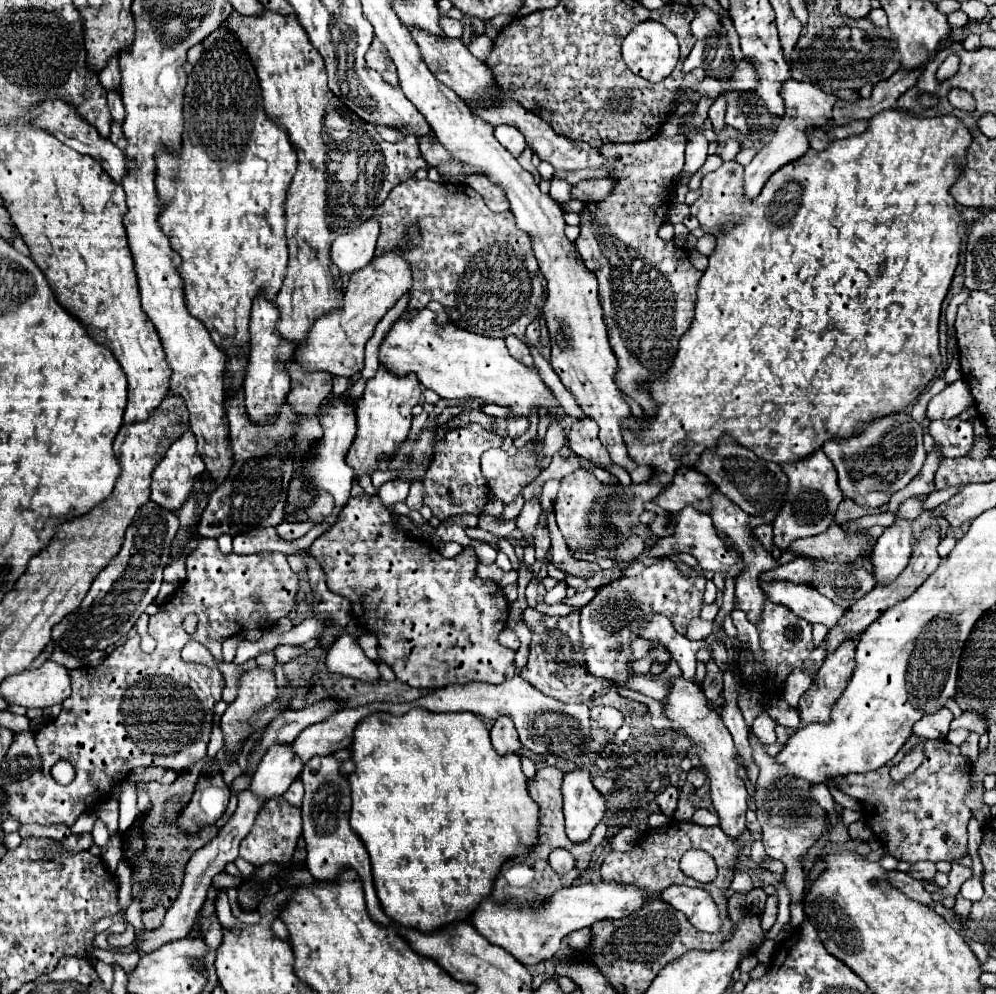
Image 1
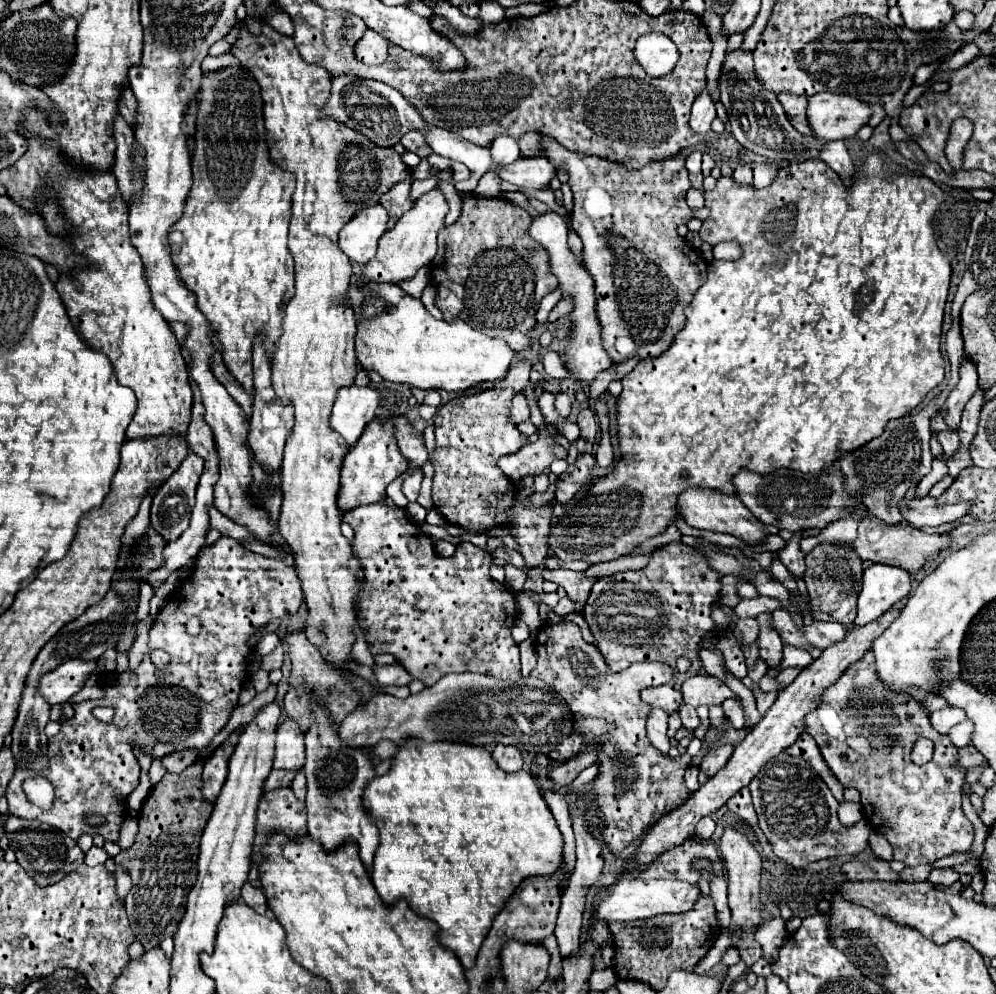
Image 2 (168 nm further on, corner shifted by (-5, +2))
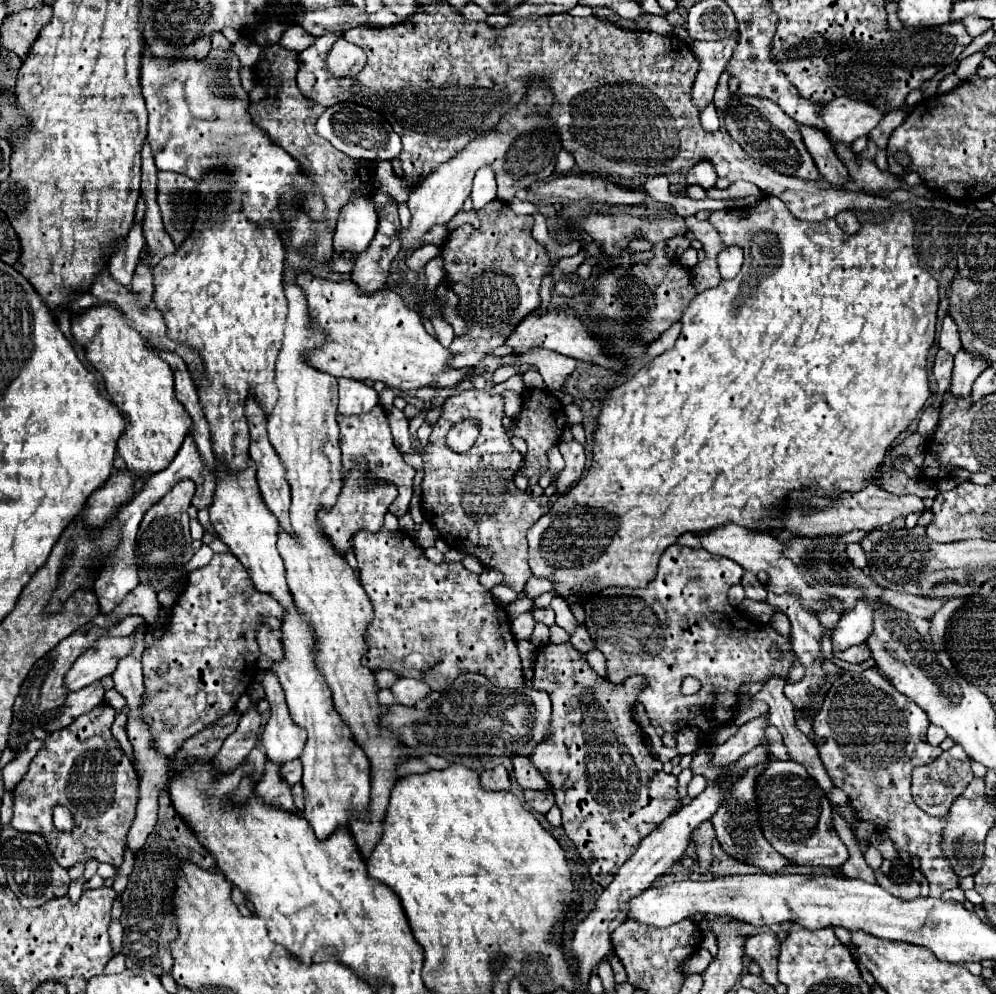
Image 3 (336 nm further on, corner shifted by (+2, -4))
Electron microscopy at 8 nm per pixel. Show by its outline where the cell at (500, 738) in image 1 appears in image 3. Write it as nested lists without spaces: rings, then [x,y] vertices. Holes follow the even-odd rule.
[[[498,765],[494,769],[480,773],[480,785],[484,785],[486,791],[508,791],[510,789],[510,777],[504,765]]]

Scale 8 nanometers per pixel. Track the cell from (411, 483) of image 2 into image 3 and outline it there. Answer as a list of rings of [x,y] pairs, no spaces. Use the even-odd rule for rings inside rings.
[[[376,405],[372,411],[362,415],[336,415],[340,425],[340,451],[342,451],[342,477],[346,477],[352,469],[358,467],[360,459],[366,459],[368,479],[372,483],[392,483],[398,489],[398,497],[394,499],[390,513],[402,517],[408,511],[412,499],[412,479],[416,471],[402,459],[402,453],[396,449],[392,441],[392,433],[388,427],[388,413],[382,405]]]

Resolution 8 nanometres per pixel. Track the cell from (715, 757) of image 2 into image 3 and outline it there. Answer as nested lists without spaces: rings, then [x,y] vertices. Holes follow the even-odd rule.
[[[762,715],[762,717],[756,717],[752,721],[748,721],[746,725],[742,725],[726,743],[722,743],[714,757],[712,757],[712,763],[714,765],[728,765],[728,763],[734,763],[736,759],[740,759],[740,755],[746,755],[748,751],[752,751],[752,747],[756,747],[756,743],[764,743],[766,733],[764,729],[768,727],[768,715]]]

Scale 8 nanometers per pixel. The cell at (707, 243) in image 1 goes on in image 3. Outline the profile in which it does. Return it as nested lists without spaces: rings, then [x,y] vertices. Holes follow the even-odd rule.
[[[728,247],[718,255],[718,267],[722,273],[722,279],[734,279],[742,267],[742,249],[740,247]]]

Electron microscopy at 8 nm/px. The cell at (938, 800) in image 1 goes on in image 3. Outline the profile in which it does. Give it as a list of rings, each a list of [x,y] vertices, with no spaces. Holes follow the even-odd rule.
[[[868,669],[862,671],[860,675],[852,675],[848,671],[842,673],[840,679],[836,679],[836,683],[832,683],[832,687],[828,689],[828,695],[824,697],[824,705],[814,717],[816,747],[820,751],[820,759],[832,783],[848,795],[850,803],[854,805],[862,821],[872,821],[878,827],[878,831],[886,833],[894,841],[896,849],[906,849],[912,857],[920,859],[922,873],[930,885],[930,895],[940,897],[944,891],[958,887],[958,877],[952,871],[950,859],[946,859],[940,849],[942,829],[946,827],[946,819],[926,815],[922,809],[916,807],[910,793],[910,779],[914,767],[928,765],[942,753],[940,747],[932,747],[926,741],[928,725],[930,725],[928,715],[912,699],[898,693],[878,673],[878,669]]]

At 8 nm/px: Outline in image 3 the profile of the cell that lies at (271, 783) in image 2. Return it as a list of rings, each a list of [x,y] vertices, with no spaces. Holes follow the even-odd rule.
[[[294,759],[292,763],[284,763],[282,765],[282,777],[288,781],[290,787],[294,783],[298,783],[302,779],[302,763],[300,763],[300,759]]]

